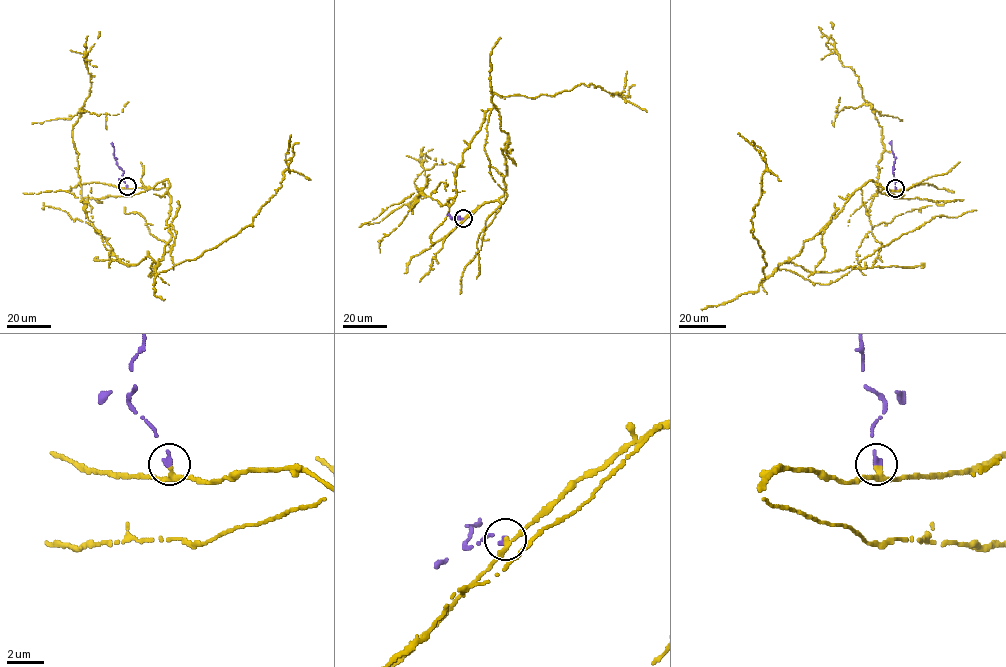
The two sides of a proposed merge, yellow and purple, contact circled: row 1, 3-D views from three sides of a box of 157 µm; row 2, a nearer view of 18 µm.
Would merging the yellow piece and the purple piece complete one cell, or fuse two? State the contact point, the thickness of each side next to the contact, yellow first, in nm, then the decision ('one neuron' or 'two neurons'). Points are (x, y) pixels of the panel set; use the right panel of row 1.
at (895, 188); 240 nm thick on the yellow side, 280 nm on the other; two neurons

